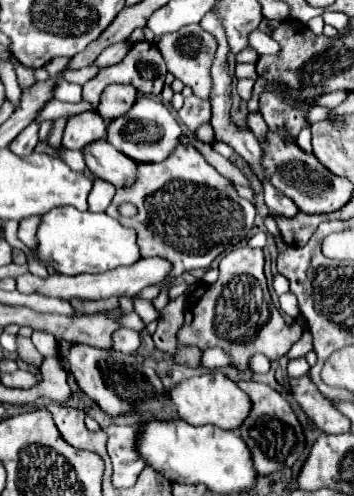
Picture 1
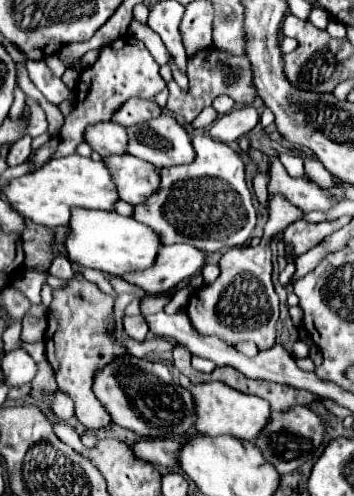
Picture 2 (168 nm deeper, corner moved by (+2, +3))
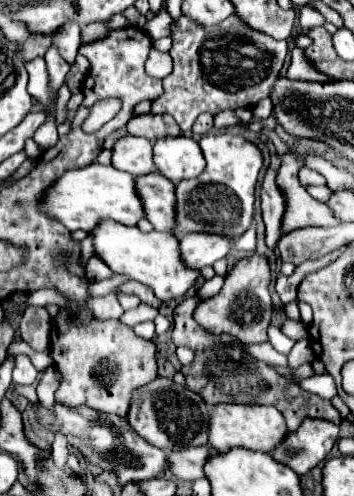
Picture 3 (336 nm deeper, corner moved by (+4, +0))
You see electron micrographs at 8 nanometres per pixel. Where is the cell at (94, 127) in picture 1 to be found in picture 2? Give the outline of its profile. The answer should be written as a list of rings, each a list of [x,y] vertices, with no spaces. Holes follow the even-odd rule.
[[[98,121],[84,131],[84,141],[102,157],[126,153],[126,139],[126,129],[114,121]]]

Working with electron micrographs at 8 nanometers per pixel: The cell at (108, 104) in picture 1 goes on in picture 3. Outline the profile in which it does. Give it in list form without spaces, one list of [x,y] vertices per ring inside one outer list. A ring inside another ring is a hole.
[[[144,114],[144,116],[134,116],[128,122],[128,132],[132,136],[140,136],[146,140],[158,140],[158,138],[168,138],[168,136],[182,136],[182,130],[178,124],[174,124],[172,116],[154,116],[154,114]]]

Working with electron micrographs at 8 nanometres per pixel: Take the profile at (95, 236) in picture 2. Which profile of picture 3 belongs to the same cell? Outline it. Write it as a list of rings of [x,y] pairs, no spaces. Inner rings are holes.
[[[104,220],[94,232],[94,248],[96,254],[114,270],[130,276],[136,282],[146,284],[152,288],[156,298],[160,300],[172,300],[172,298],[182,298],[198,280],[200,270],[188,268],[182,258],[180,258],[180,244],[174,234],[168,232],[140,232],[136,226],[122,226],[114,224],[110,220]]]

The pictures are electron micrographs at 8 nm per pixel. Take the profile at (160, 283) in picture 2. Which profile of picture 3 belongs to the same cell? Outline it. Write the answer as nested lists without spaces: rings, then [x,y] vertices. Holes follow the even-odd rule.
[[[190,232],[180,236],[182,260],[190,264],[190,268],[212,266],[218,258],[224,258],[232,248],[230,236],[214,236],[206,232]]]

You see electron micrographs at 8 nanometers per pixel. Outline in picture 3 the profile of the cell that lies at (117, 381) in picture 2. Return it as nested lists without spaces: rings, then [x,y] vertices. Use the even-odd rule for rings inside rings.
[[[158,378],[150,382],[146,388],[138,388],[138,392],[134,392],[128,422],[144,440],[162,448],[164,452],[184,450],[190,446],[208,444],[210,406],[206,406],[202,396],[188,390],[186,386],[176,384],[168,378]]]

